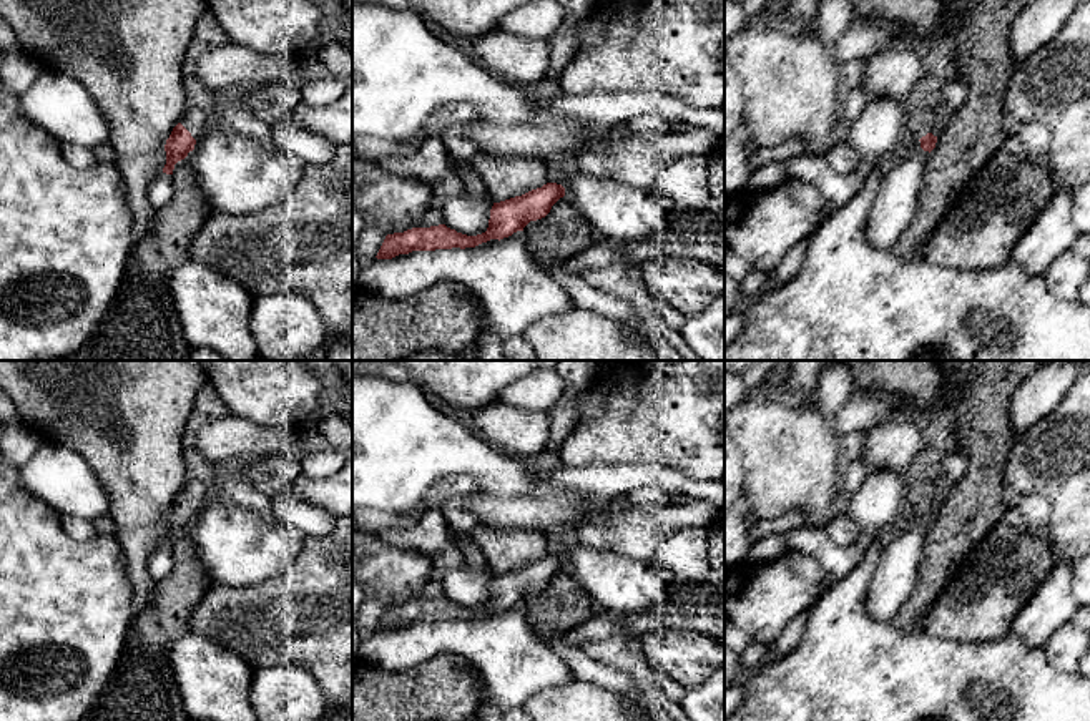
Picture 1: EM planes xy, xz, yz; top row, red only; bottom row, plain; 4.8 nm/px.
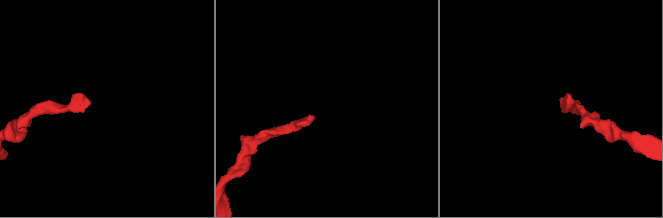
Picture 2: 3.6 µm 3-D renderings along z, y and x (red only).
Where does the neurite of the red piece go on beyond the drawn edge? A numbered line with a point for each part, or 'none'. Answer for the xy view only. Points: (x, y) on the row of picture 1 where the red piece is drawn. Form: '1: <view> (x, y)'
1: xy (196, 120)

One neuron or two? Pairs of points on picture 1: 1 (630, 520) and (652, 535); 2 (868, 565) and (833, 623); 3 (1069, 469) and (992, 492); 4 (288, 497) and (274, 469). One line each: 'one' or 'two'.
1: one
2: one
3: two
4: two

